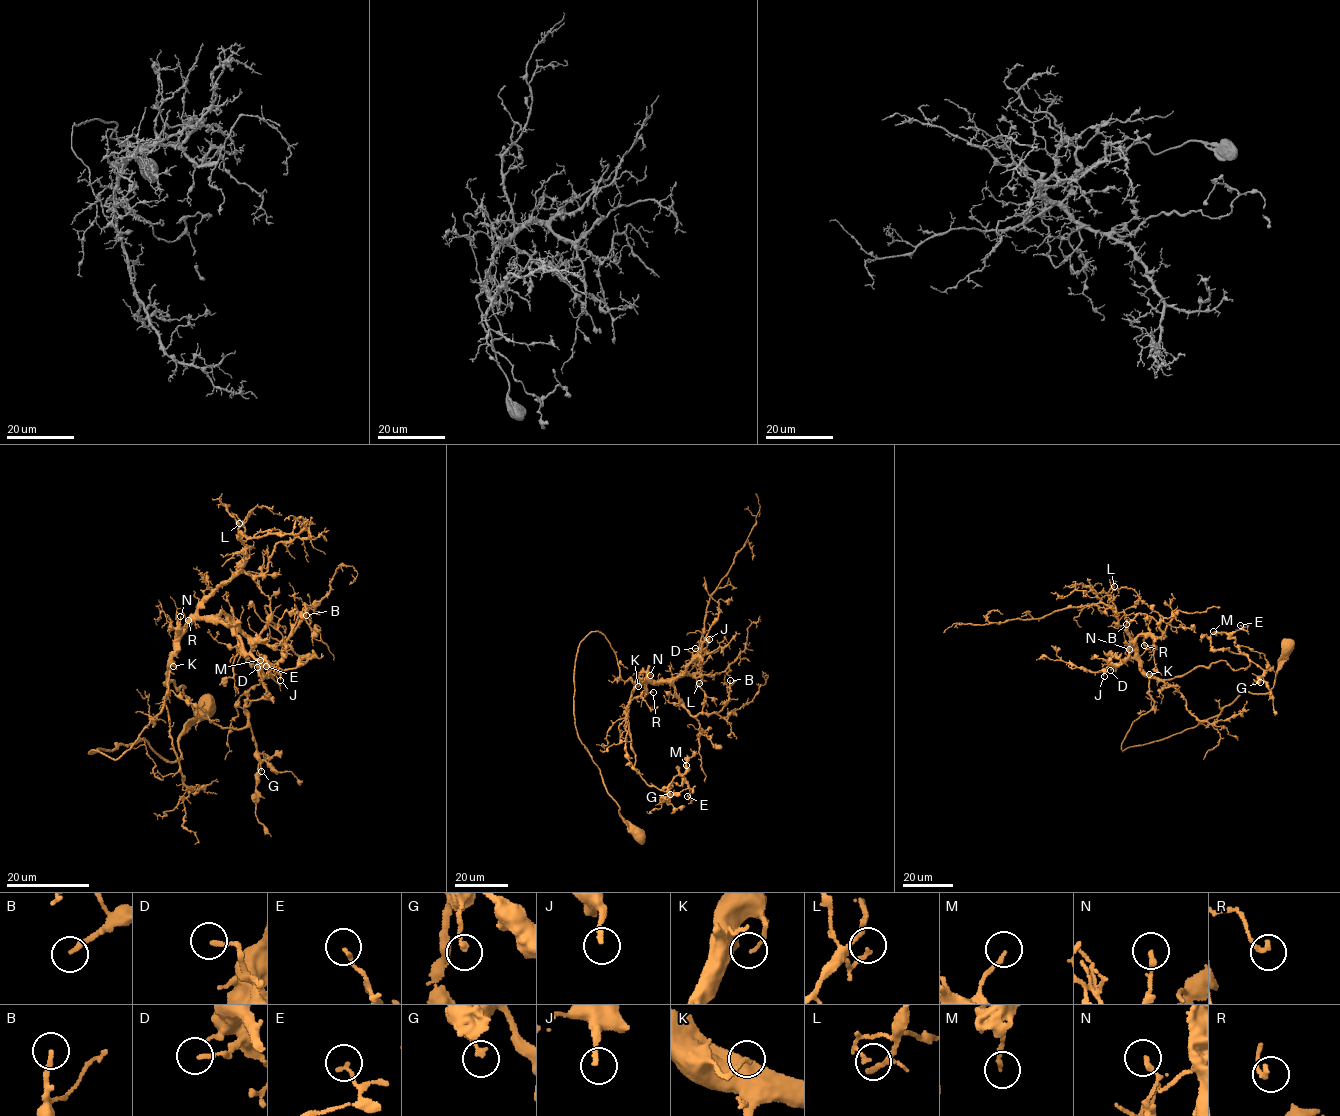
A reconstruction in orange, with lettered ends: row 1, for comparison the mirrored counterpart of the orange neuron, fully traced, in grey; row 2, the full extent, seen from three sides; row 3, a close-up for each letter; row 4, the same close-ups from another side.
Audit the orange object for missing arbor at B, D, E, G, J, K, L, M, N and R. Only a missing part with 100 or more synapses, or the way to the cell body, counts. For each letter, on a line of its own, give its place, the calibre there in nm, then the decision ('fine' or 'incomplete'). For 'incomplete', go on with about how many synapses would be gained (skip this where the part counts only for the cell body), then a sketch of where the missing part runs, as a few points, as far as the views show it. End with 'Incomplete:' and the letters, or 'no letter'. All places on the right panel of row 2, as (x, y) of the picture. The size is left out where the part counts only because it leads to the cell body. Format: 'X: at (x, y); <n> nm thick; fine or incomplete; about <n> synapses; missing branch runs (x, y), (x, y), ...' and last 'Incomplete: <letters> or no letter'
B: at (1126, 624); 200 nm thick; fine
D: at (1110, 670); 160 nm thick; fine
E: at (1240, 625); 150 nm thick; fine
G: at (1260, 682); 160 nm thick; fine
J: at (1104, 676); 200 nm thick; fine
K: at (1149, 674); 110 nm thick; fine
L: at (1114, 586); 160 nm thick; fine
M: at (1213, 631); 150 nm thick; fine
N: at (1129, 649); 200 nm thick; fine
R: at (1144, 645); 190 nm thick; fine
Incomplete: no letter

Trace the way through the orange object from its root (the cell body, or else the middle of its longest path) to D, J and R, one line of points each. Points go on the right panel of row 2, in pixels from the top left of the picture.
D: (1288, 648), (1268, 692), (1240, 693), (1193, 727), (1123, 751), (1153, 700), (1132, 642), (1110, 670)
J: (1288, 648), (1268, 692), (1240, 693), (1193, 727), (1123, 751), (1130, 725), (1154, 704), (1132, 642), (1104, 676)
R: (1288, 648), (1268, 692), (1240, 693), (1193, 727), (1122, 751), (1130, 725), (1154, 704), (1141, 669), (1144, 645)

